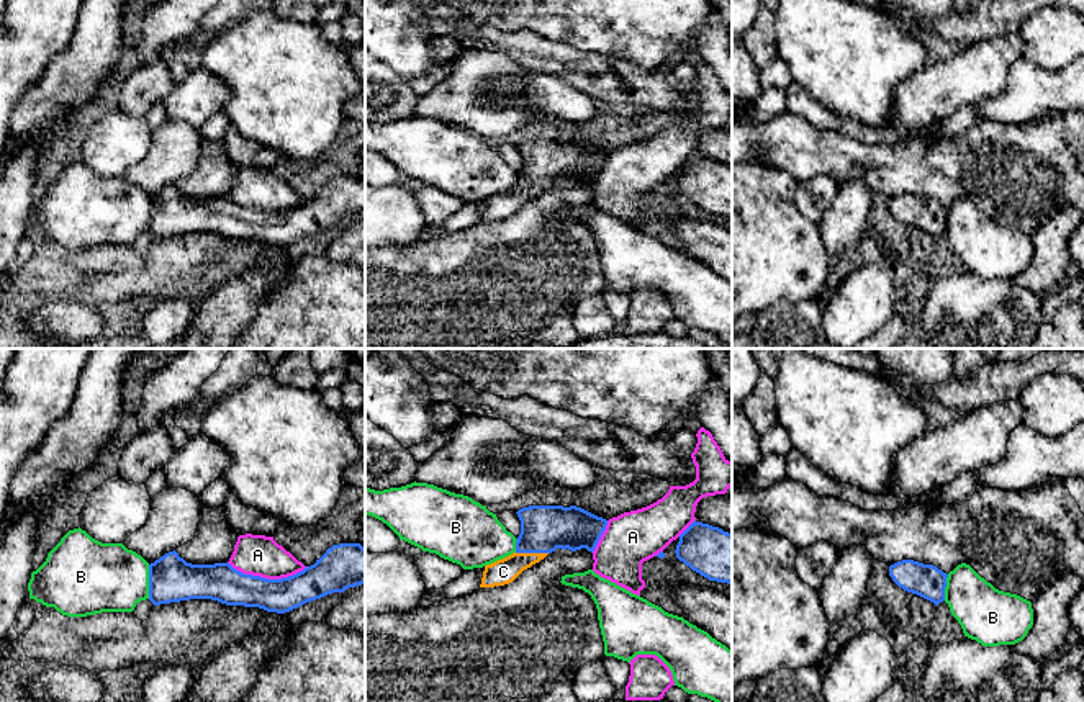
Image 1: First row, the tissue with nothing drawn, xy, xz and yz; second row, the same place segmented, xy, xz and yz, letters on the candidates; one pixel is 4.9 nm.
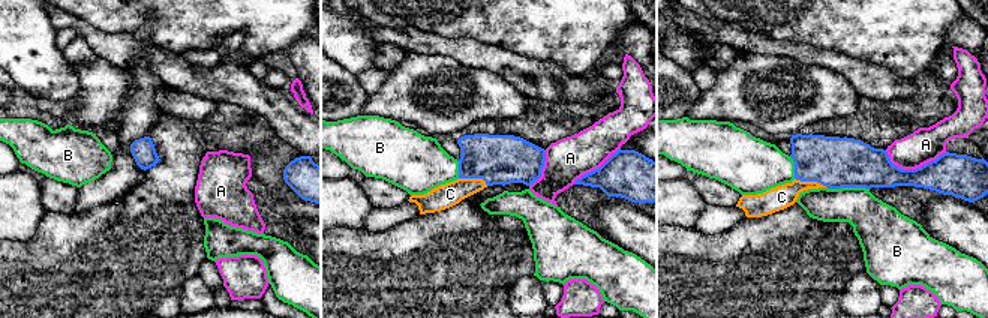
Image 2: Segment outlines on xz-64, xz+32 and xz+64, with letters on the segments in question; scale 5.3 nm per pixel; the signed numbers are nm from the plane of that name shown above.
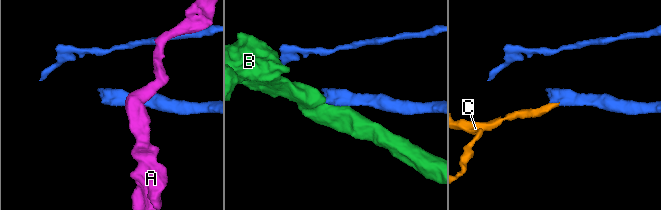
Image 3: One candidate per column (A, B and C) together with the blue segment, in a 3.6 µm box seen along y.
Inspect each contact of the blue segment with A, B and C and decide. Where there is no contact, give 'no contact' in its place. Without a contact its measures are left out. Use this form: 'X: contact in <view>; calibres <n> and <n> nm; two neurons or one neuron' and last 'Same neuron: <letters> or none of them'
A: contact in xy; calibres 190 and 200 nm; two neurons
B: contact in xy; calibres 220 and 340 nm; two neurons
C: contact in xz; calibres 240 and 130 nm; one neuron
Same neuron: C

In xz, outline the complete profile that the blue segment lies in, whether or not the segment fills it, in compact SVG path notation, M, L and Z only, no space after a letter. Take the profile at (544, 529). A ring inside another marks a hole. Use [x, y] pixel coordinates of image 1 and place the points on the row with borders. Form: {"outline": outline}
{"outline": "M529 506L517 512L521 533L516 551L485 566L480 587L513 583L524 569L544 560L557 548L594 551L607 520L581 507Z"}

